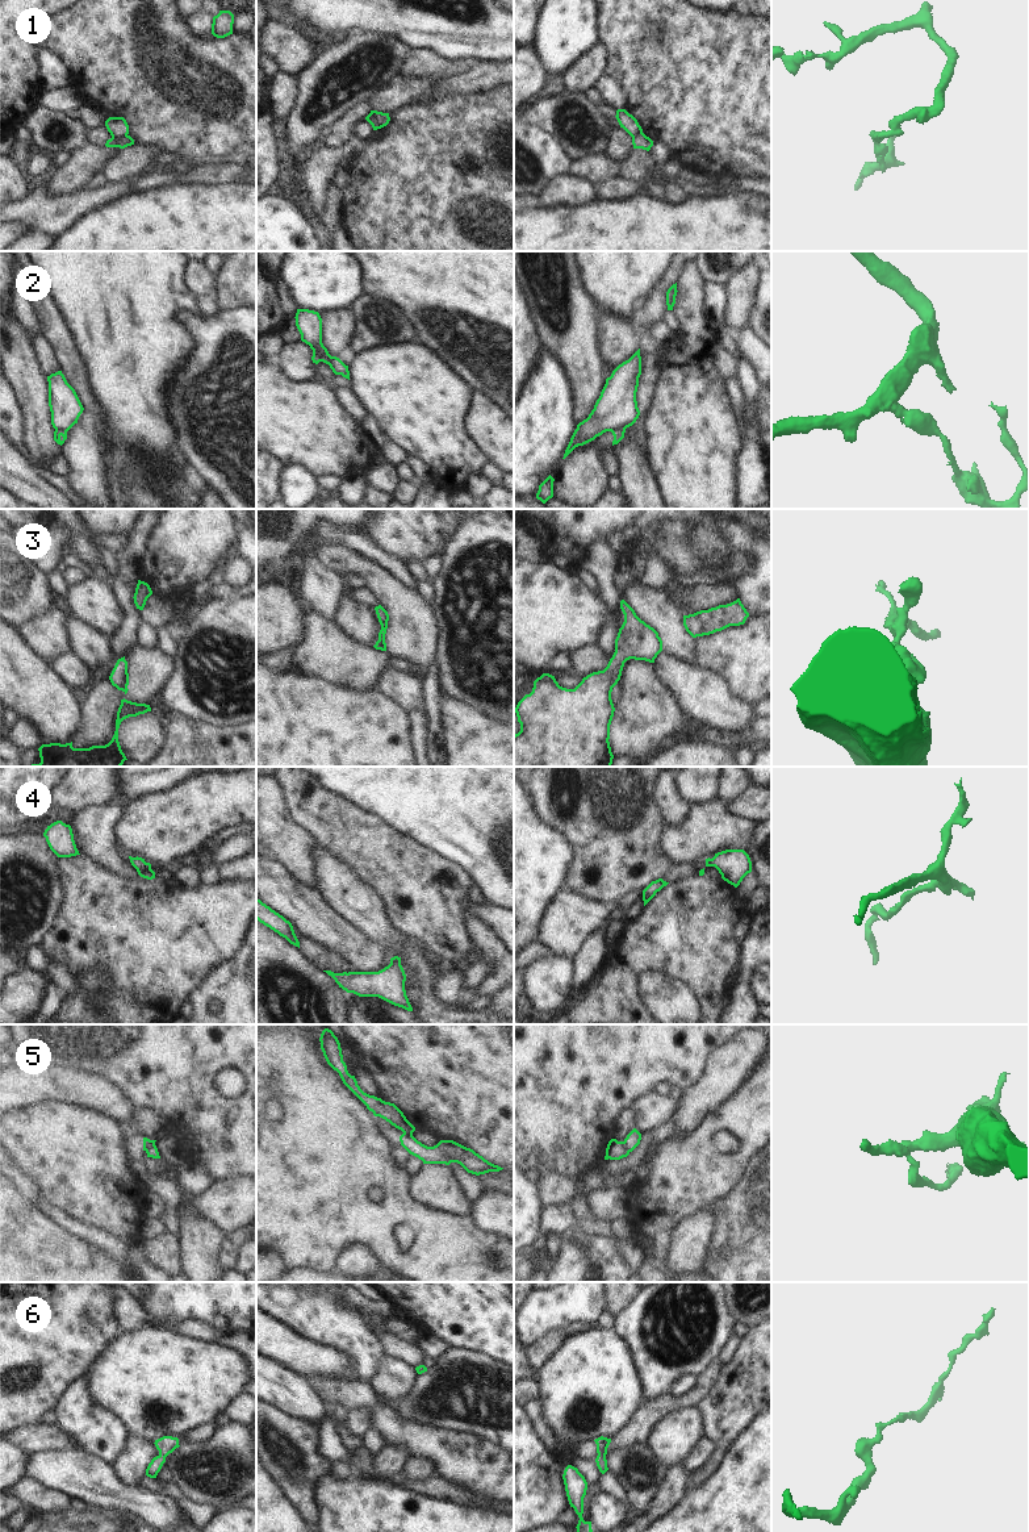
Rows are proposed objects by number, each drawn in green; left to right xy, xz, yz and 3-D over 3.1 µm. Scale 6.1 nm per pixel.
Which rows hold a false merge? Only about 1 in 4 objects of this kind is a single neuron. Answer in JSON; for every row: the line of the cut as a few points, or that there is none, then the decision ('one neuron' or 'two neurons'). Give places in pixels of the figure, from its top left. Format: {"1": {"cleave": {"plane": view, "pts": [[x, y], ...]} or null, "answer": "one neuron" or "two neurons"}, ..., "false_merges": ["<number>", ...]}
{"1": {"cleave": {"plane": "xy", "pts": [[126, 134], [112, 138]]}, "answer": "two neurons"}, "2": {"cleave": {"plane": "xz", "pts": [[313, 351], [321, 351], [326, 355]]}, "answer": "two neurons"}, "3": {"cleave": null, "answer": "one neuron"}, "4": {"cleave": null, "answer": "one neuron"}, "5": {"cleave": {"plane": "yz", "pts": [[622, 1142], [630, 1151]]}, "answer": "two neurons"}, "6": {"cleave": null, "answer": "one neuron"}, "false_merges": ["1", "2", "5"]}

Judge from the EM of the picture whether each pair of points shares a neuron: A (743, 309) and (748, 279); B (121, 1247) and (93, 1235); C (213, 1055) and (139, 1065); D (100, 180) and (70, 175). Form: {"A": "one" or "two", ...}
{"A": "one", "B": "one", "C": "one", "D": "two"}

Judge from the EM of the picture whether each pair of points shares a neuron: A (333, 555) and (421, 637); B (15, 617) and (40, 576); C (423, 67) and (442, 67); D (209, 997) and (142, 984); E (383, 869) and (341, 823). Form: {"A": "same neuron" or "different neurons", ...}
{"A": "same neuron", "B": "same neuron", "C": "same neuron", "D": "different neurons", "E": "same neuron"}

